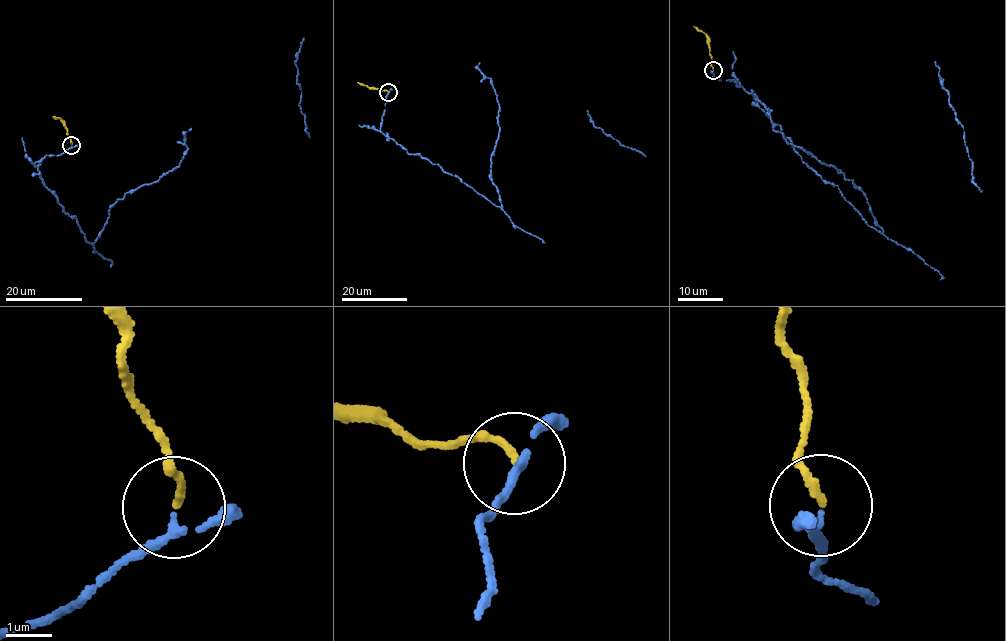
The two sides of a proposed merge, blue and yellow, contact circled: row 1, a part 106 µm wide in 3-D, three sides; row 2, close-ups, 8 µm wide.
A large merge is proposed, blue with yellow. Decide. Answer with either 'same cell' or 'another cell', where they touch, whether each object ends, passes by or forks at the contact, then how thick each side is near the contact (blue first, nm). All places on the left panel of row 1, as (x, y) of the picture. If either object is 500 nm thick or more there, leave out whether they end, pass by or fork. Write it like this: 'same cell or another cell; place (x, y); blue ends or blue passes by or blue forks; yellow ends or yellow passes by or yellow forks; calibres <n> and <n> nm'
same cell; place (71, 145); blue passes by; yellow ends; calibres 140 and 150 nm

